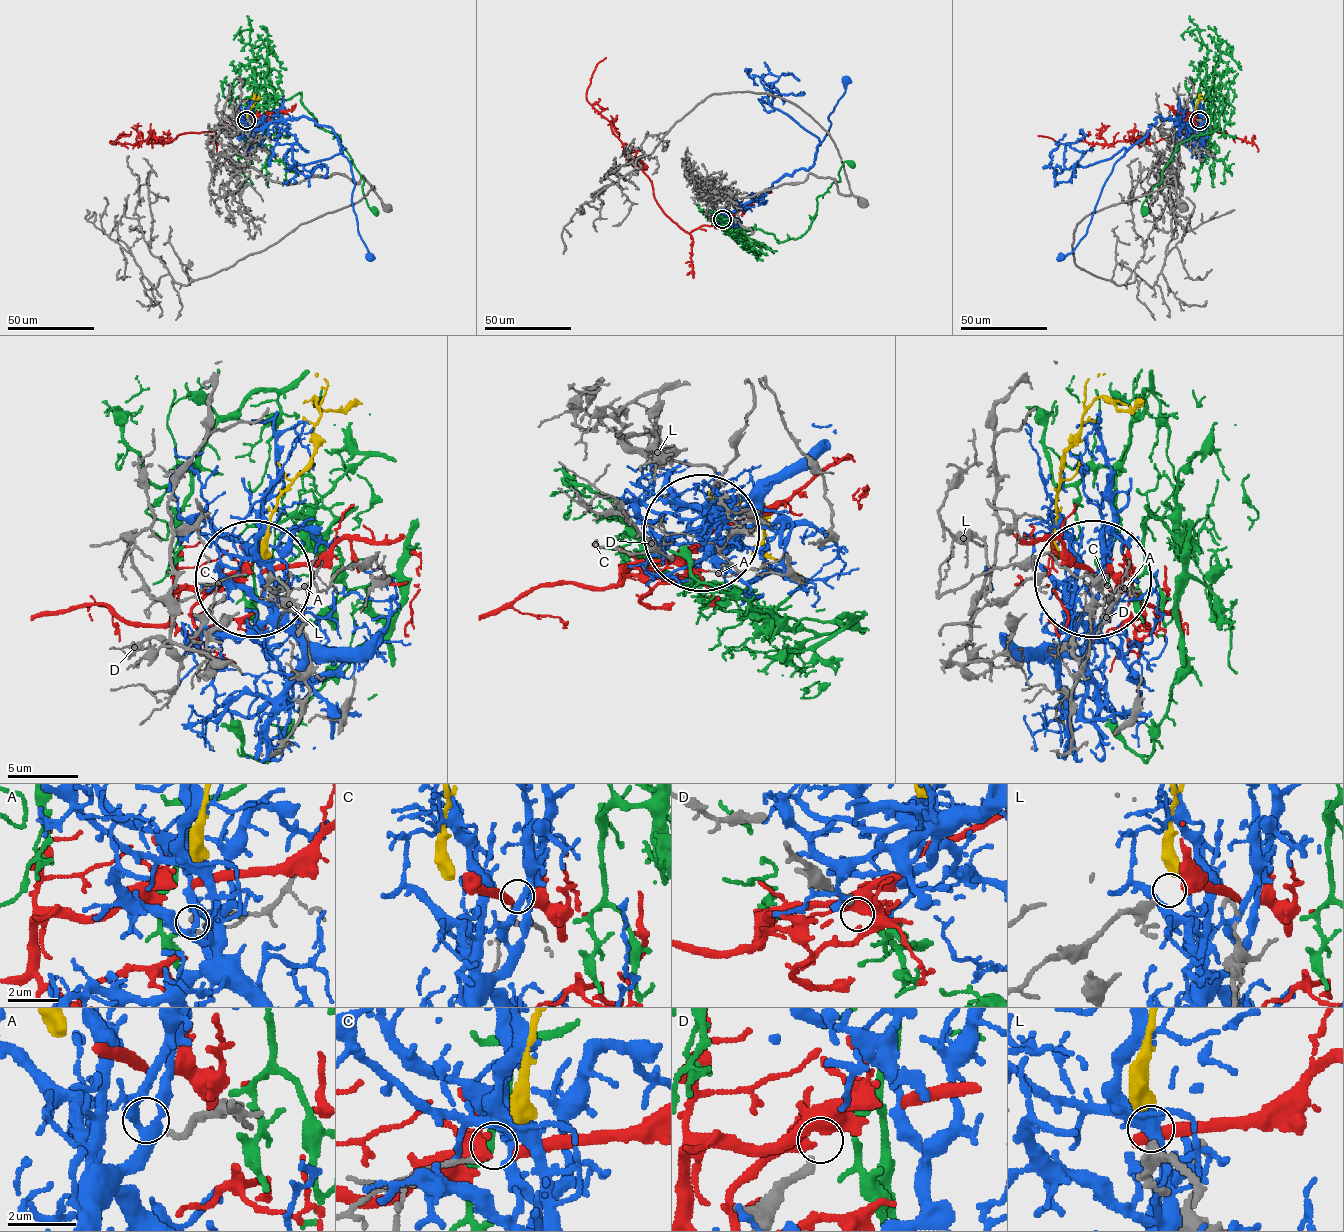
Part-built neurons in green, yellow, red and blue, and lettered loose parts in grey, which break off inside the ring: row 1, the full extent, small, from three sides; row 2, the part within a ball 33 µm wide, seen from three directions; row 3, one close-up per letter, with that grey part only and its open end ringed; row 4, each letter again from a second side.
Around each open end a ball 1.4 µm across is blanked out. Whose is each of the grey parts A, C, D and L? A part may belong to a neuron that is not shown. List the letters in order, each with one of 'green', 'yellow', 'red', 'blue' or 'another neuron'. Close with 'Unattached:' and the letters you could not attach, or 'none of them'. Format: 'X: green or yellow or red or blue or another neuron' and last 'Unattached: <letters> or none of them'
A: blue
C: another neuron
D: green
L: yellow
Unattached: C

